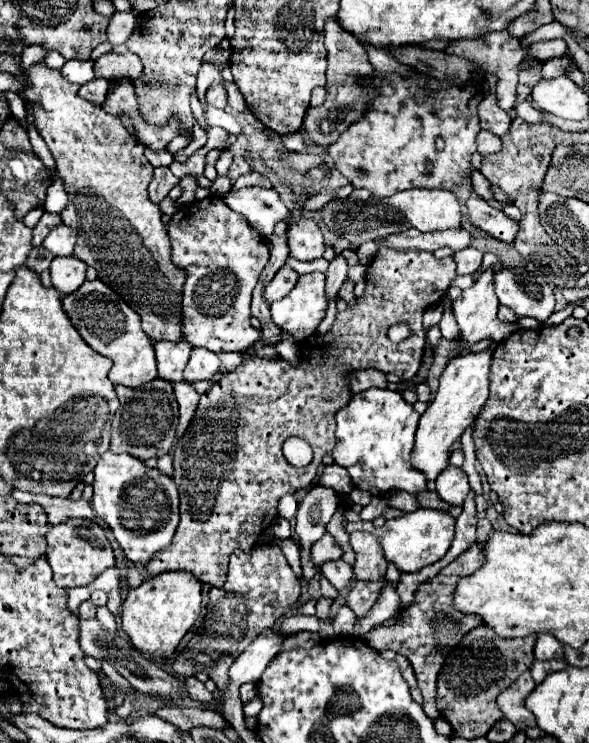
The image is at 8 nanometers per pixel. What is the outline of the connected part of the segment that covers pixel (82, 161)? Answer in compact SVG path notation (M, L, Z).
M34 64L30 70L28 70L28 88L20 94L26 102L30 102L34 106L34 116L36 116L36 128L40 132L40 136L44 138L44 142L48 144L54 160L56 160L56 170L58 170L58 176L62 178L64 182L64 190L68 192L70 200L68 200L68 206L62 210L62 222L66 226L72 226L76 232L78 232L78 240L76 240L76 248L74 248L74 256L78 256L80 260L84 260L88 266L94 266L96 272L98 272L98 278L104 280L112 290L116 290L142 318L142 330L152 338L152 340L168 340L168 342L182 342L184 340L184 334L182 334L182 288L184 288L184 280L186 280L186 272L180 270L178 266L172 264L172 246L170 246L170 238L166 234L166 226L162 224L162 212L156 204L150 202L148 198L148 184L152 180L152 166L150 162L146 160L144 156L144 150L142 148L136 148L136 140L132 140L132 136L128 134L128 130L122 126L120 120L116 120L116 116L108 116L106 112L100 112L100 108L96 108L92 102L88 100L82 100L76 96L78 92L78 84L72 84L72 82L66 82L58 70L50 70L46 68L44 64Z

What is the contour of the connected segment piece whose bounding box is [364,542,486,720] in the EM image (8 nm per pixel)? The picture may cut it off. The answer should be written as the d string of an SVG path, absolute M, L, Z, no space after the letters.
M474 542L464 554L460 554L454 562L450 562L446 568L442 568L432 580L420 584L420 588L414 594L414 602L410 606L406 606L396 624L388 626L388 628L376 628L370 630L364 640L368 644L374 644L374 648L380 650L394 650L402 656L406 656L416 672L418 678L418 688L422 692L424 698L424 712L428 718L436 720L440 716L438 708L436 708L436 684L438 684L438 674L440 668L448 656L448 652L456 646L456 642L460 642L472 628L480 626L482 620L476 614L462 614L460 610L454 608L454 590L460 578L474 574L482 564L484 564L486 556L484 556L484 544L482 542Z

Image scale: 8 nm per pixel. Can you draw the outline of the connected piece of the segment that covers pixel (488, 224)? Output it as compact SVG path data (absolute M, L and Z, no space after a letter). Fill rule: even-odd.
M474 192L468 200L468 218L474 226L480 226L488 234L492 234L494 238L500 238L504 242L514 242L518 232L520 232L516 220L508 218L502 210L496 210L496 208L488 206Z

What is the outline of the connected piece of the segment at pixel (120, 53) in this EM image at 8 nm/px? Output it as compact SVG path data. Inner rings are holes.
M114 46L112 52L96 60L94 74L106 80L112 80L112 76L132 76L136 80L142 76L142 62L126 46Z

